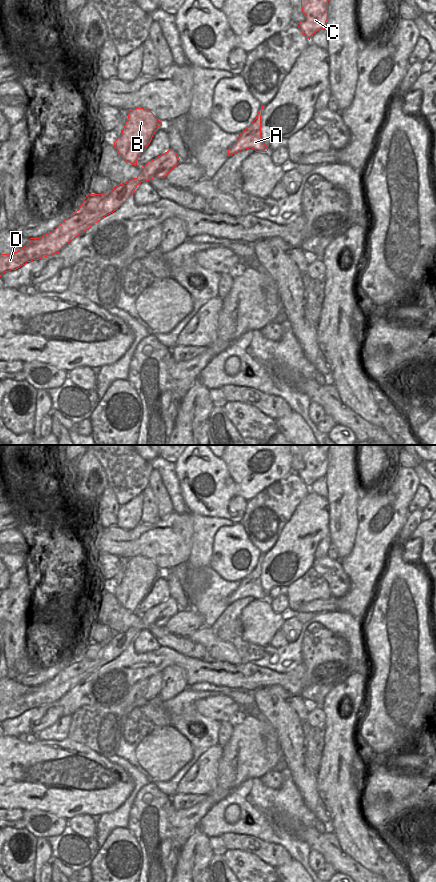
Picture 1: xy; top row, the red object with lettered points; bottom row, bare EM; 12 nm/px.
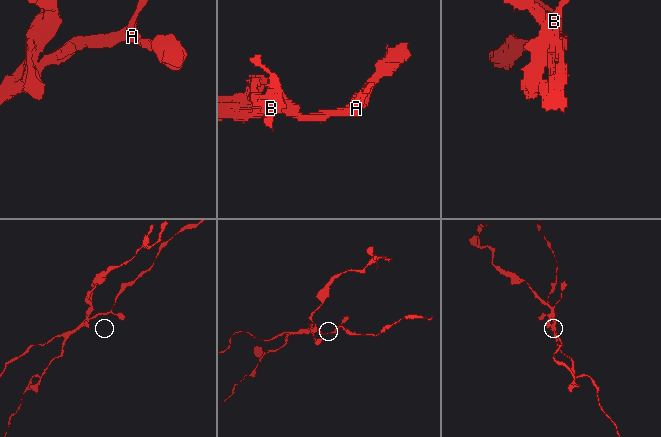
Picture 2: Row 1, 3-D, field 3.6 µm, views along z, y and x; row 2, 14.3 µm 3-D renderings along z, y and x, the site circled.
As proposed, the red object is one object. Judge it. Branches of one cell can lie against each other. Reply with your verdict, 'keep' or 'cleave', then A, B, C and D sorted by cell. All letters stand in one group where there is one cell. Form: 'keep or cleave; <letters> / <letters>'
cleave; A C D / B

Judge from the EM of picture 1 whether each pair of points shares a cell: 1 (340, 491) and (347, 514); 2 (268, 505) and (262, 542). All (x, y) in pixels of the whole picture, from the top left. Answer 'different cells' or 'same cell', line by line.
1: same cell
2: same cell

